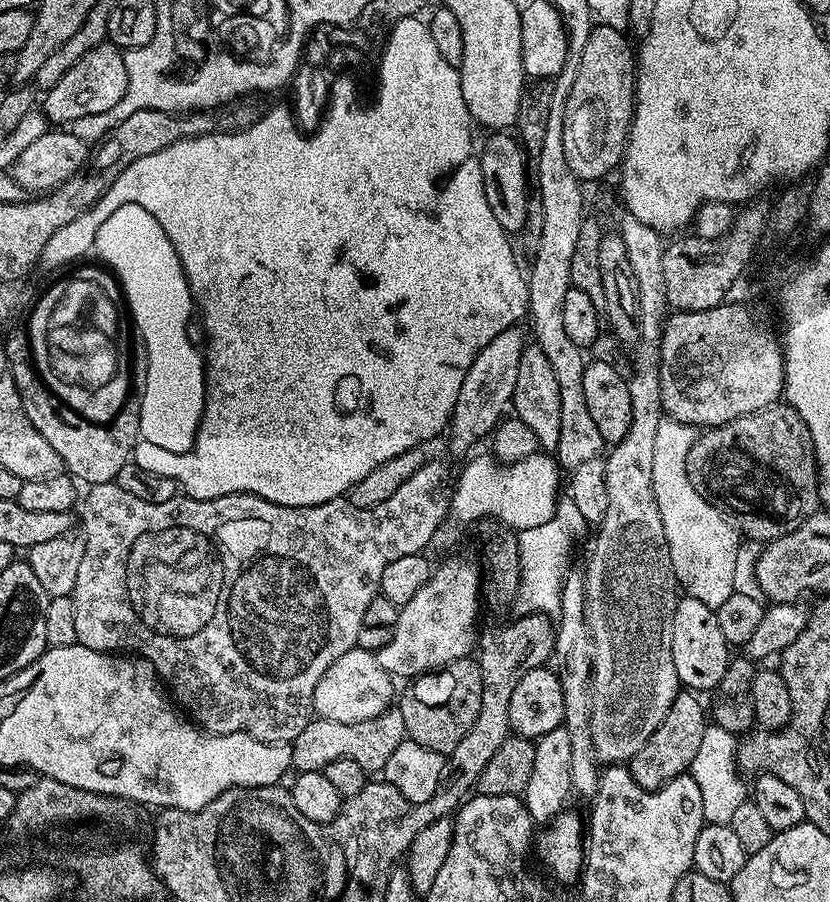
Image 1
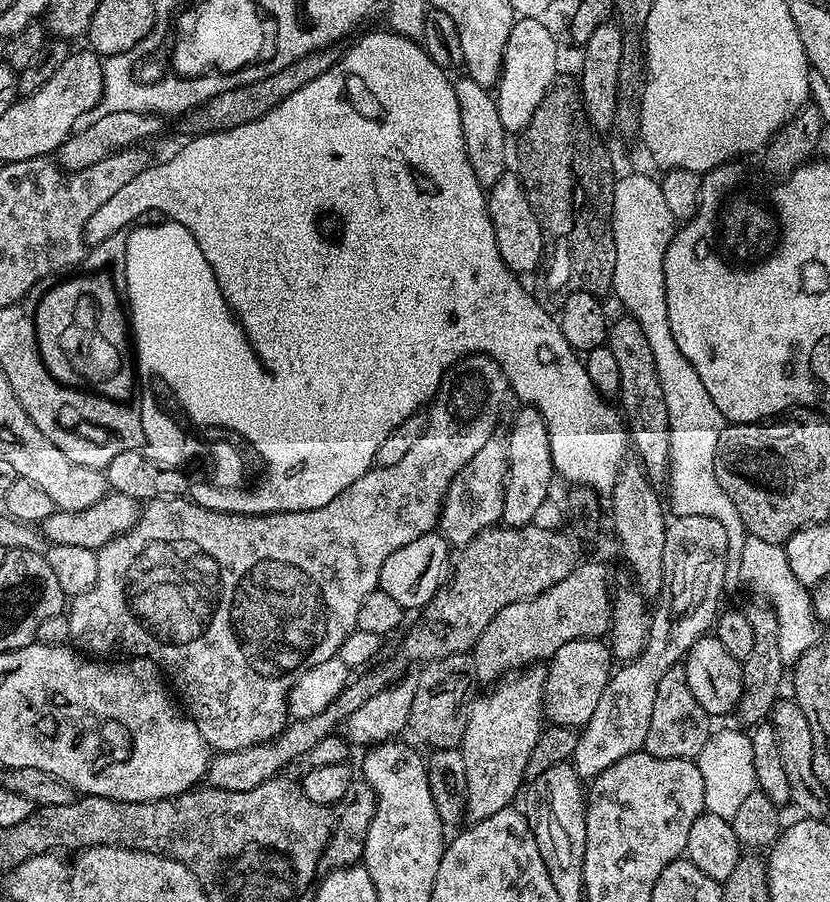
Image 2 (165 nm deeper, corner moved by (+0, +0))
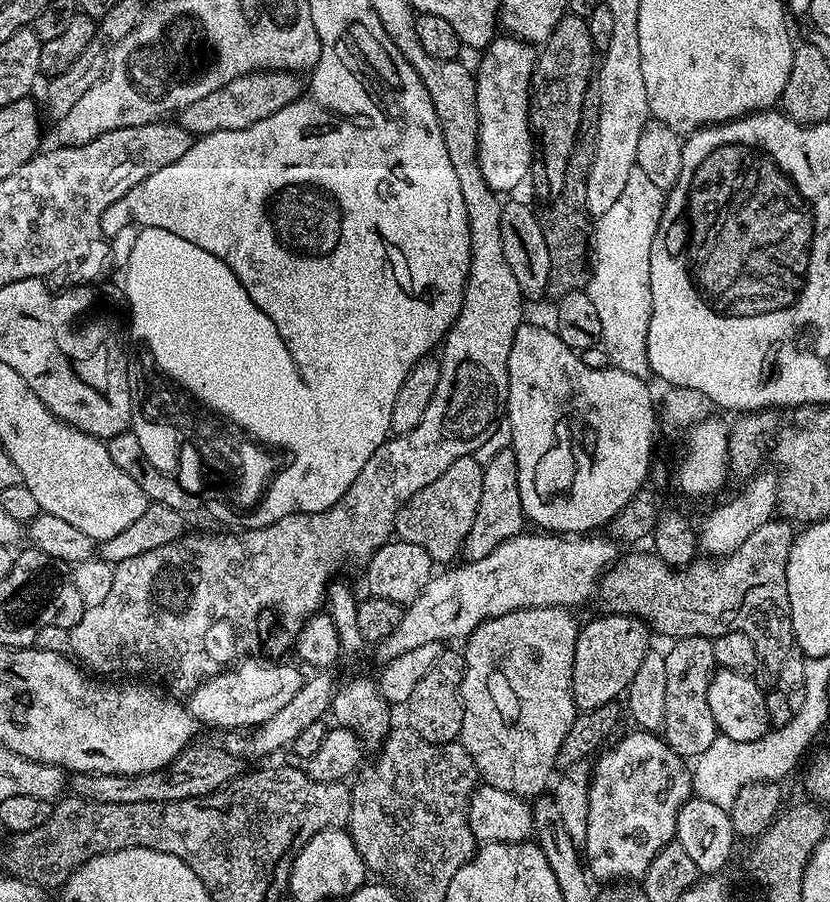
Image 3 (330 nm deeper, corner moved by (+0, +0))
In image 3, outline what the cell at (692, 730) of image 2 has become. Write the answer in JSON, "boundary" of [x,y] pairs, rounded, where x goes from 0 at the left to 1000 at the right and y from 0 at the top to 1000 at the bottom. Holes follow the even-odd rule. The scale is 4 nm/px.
{"boundary":[[[828,705],[813,711],[810,720],[800,723],[802,729],[802,800],[798,808],[800,820],[812,831],[825,840],[843,838],[854,829],[855,823],[860,823],[864,816],[860,792],[855,792],[855,778],[851,769],[855,769],[855,756],[858,748],[863,746],[863,731],[860,729],[860,716],[858,710],[851,705]]]}

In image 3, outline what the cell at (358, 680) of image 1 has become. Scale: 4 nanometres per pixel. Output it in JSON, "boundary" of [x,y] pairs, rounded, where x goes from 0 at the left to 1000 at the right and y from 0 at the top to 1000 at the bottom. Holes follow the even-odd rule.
{"boundary":[[[294,731],[271,739],[260,749],[242,754],[225,768],[224,789],[236,797],[237,804],[304,809],[330,796],[330,792],[335,792],[335,787],[340,787],[340,783],[345,783],[345,778],[349,778],[349,774],[354,774],[359,765],[364,765],[369,749],[354,737],[324,734],[322,731],[292,732]]]}

